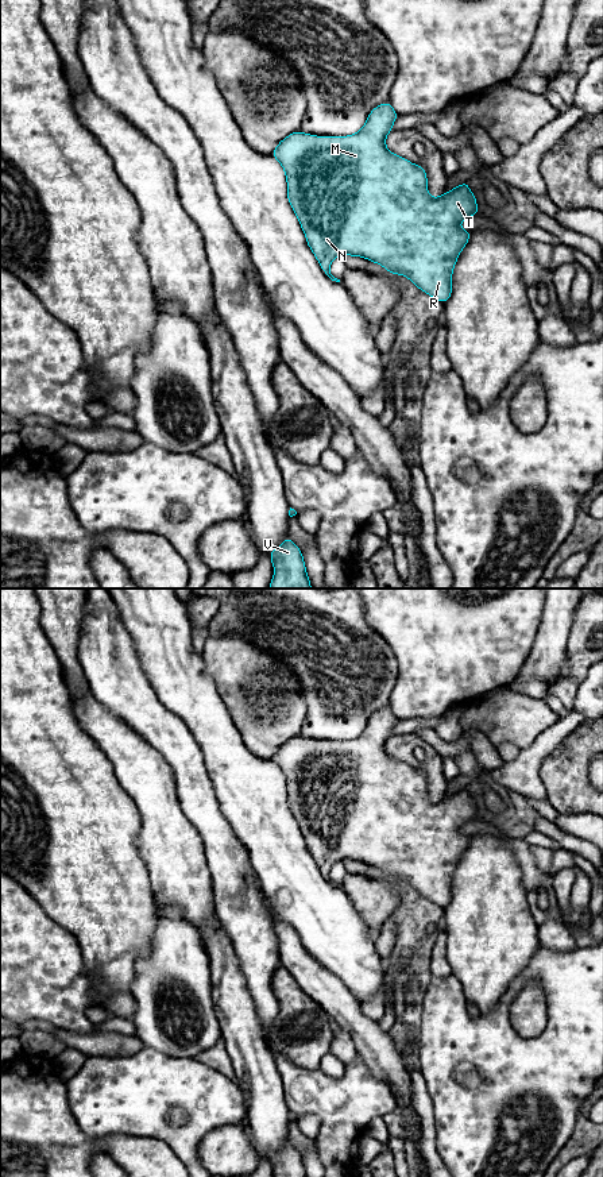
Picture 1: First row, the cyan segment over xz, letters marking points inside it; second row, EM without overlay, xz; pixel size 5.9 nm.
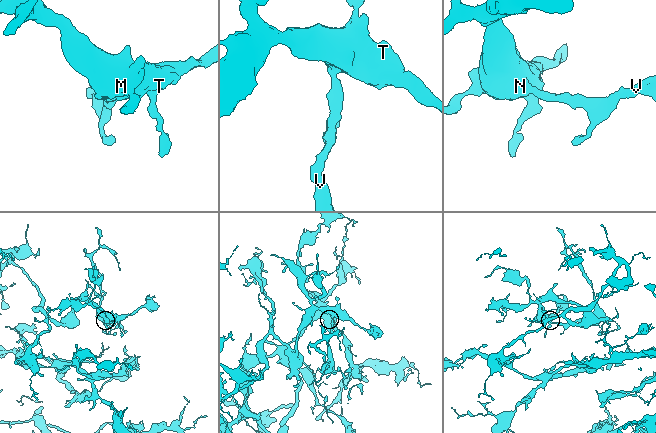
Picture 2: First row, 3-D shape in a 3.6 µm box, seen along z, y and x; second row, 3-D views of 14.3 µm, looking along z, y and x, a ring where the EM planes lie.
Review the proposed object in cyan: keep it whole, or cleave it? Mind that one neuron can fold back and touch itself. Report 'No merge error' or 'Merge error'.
No merge error

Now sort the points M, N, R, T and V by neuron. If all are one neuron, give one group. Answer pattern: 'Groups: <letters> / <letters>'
Groups: M N R T V

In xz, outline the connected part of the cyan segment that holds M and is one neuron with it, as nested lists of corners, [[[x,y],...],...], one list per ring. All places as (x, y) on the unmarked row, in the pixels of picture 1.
[[[387,706],[375,711],[363,733],[353,740],[316,741],[295,736],[281,745],[271,760],[285,775],[287,804],[298,822],[306,848],[332,885],[340,887],[329,873],[335,863],[362,861],[383,871],[391,879],[405,880],[418,894],[444,908],[452,899],[452,876],[456,865],[471,840],[471,836],[460,833],[460,827],[479,819],[476,803],[468,787],[440,802],[430,802],[425,773],[390,757],[386,752],[386,741],[393,736],[397,723],[397,717]]]

